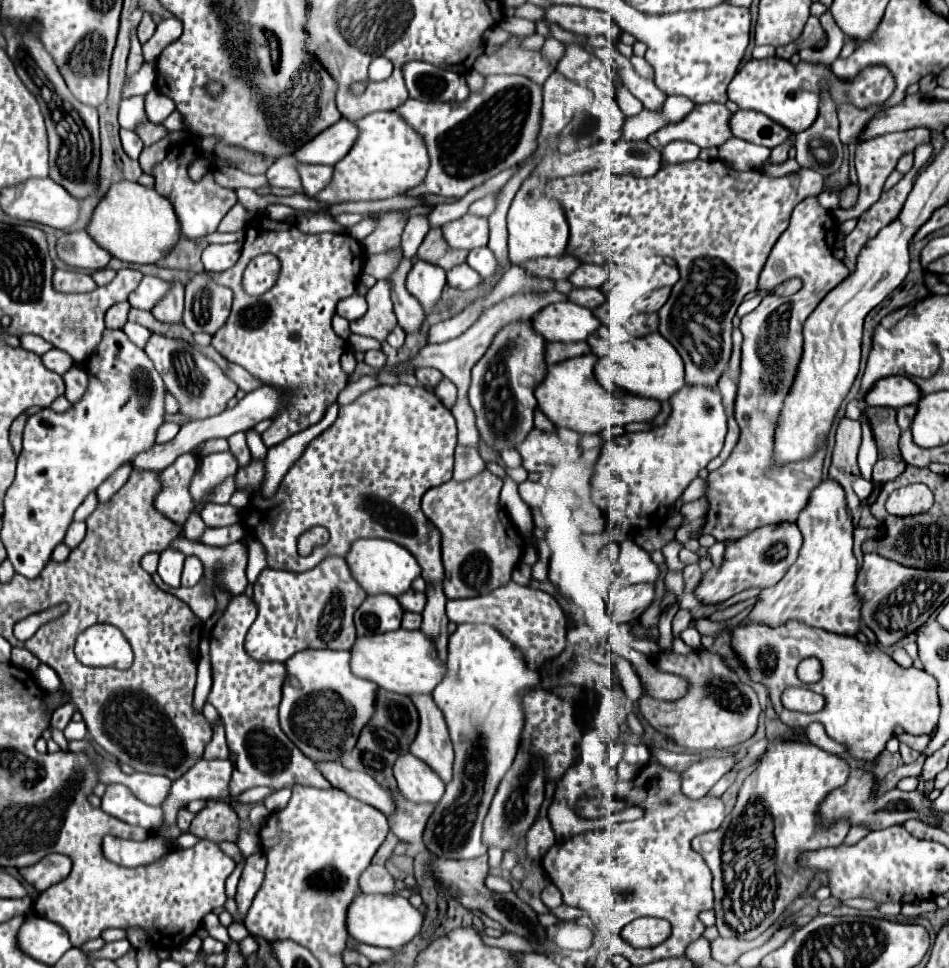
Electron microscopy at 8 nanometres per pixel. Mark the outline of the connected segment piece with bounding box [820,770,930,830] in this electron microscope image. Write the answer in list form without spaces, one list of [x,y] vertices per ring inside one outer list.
[[[852,770],[848,782],[846,782],[842,788],[830,792],[828,798],[822,802],[822,806],[820,806],[820,812],[822,812],[820,822],[824,822],[824,826],[826,826],[826,824],[830,824],[832,820],[836,820],[836,816],[838,816],[838,818],[848,816],[850,822],[852,822],[852,826],[862,824],[862,826],[868,826],[870,830],[882,830],[882,828],[888,828],[888,826],[904,824],[904,822],[910,820],[910,818],[920,820],[920,816],[924,816],[924,814],[928,812],[930,800],[924,798],[924,796],[920,796],[916,790],[914,790],[914,792],[890,790],[890,792],[886,792],[886,794],[882,794],[882,796],[870,796],[870,790],[872,790],[872,786],[874,786],[874,780],[876,780],[876,778],[874,778],[872,772]]]

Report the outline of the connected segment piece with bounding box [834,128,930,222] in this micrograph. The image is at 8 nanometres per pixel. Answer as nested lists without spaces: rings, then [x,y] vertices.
[[[912,128],[912,130],[904,130],[904,132],[894,132],[894,134],[884,134],[878,138],[872,138],[868,142],[860,142],[856,144],[856,172],[858,172],[858,186],[860,186],[860,196],[858,202],[852,210],[838,210],[834,212],[834,218],[838,222],[844,222],[848,218],[858,218],[862,212],[866,212],[882,194],[882,186],[886,182],[886,178],[894,172],[896,162],[902,154],[912,152],[918,144],[930,142],[930,130],[928,128]]]

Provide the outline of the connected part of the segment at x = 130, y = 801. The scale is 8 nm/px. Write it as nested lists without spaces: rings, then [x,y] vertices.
[[[124,784],[106,786],[100,808],[104,812],[120,818],[122,822],[136,824],[136,826],[142,826],[152,832],[156,832],[164,822],[162,808],[148,806],[148,804],[140,802]]]

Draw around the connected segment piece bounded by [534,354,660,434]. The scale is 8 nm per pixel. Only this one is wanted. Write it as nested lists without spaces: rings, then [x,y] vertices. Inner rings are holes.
[[[584,354],[548,366],[548,372],[544,380],[536,386],[534,396],[538,400],[538,408],[554,422],[554,426],[568,428],[580,434],[600,434],[610,424],[626,426],[630,422],[648,422],[660,412],[660,402],[656,400],[640,398],[624,390],[620,390],[618,394],[610,394],[608,390],[604,390],[594,378],[596,360],[596,354]]]

